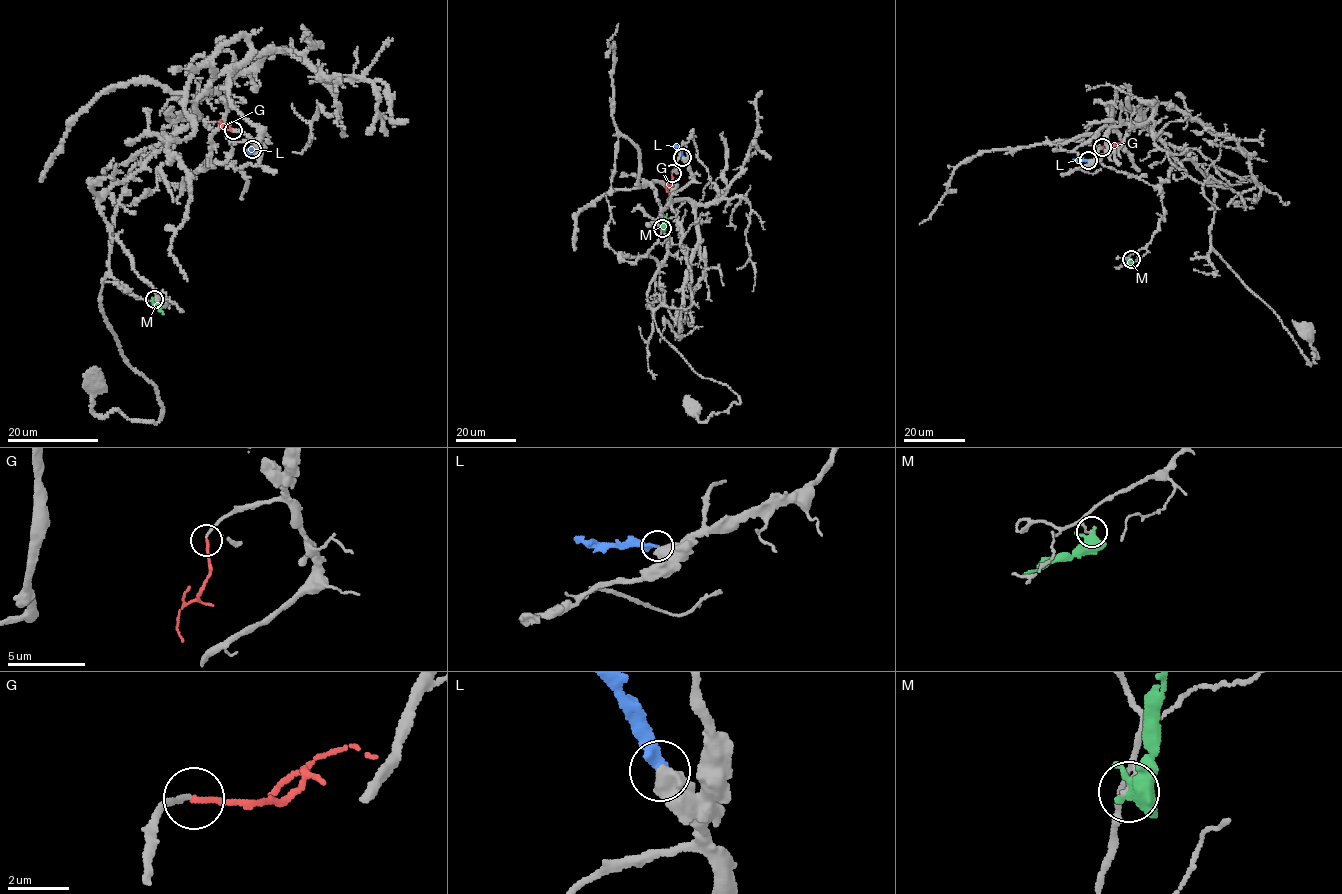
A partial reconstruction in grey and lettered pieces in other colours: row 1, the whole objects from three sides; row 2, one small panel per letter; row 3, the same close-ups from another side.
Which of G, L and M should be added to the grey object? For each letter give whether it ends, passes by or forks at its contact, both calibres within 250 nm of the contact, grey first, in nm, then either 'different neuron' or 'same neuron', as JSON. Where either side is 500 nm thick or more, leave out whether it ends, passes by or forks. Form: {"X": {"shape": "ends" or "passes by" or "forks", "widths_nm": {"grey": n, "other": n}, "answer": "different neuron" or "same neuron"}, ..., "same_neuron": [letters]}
{"G": {"shape": "ends", "widths_nm": {"grey": 170, "other": 190}, "answer": "same neuron"}, "L": {"widths_nm": {"grey": 650, "other": 360}, "answer": "different neuron"}, "M": {"shape": "passes by", "widths_nm": {"grey": 140, "other": 360}, "answer": "different neuron"}, "same_neuron": ["G"]}

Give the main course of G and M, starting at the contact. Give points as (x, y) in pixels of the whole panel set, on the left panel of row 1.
G: (233, 129), (220, 122)
M: (154, 298), (162, 313)

